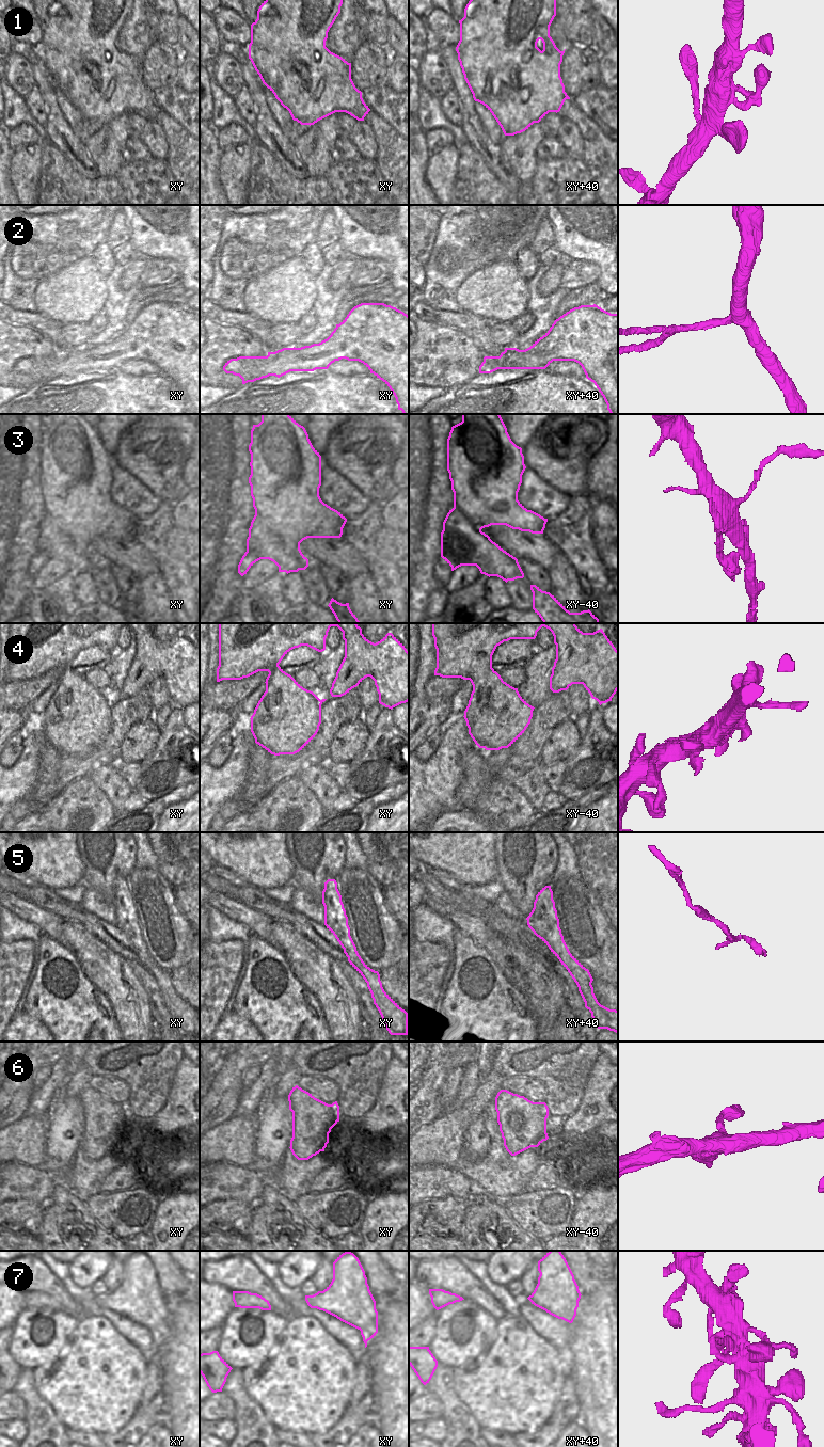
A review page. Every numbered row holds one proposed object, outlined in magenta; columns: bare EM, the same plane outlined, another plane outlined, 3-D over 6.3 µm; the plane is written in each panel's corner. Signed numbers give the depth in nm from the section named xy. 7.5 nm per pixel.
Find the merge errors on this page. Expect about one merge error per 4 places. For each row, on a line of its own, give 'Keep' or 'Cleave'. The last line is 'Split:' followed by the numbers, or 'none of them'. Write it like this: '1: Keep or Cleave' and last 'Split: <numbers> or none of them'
1: Keep
2: Keep
3: Cleave
4: Keep
5: Keep
6: Keep
7: Keep
Split: 3.

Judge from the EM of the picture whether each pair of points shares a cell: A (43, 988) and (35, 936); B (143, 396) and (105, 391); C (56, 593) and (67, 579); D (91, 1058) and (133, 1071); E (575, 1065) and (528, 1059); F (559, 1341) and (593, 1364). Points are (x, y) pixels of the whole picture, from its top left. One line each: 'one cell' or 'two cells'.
A: two cells
B: one cell
C: one cell
D: one cell
E: one cell
F: two cells

